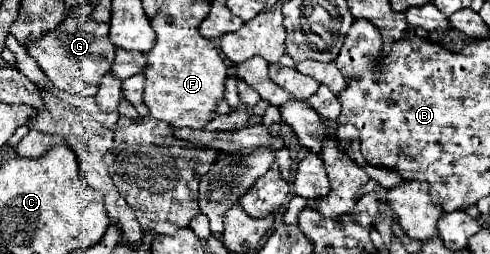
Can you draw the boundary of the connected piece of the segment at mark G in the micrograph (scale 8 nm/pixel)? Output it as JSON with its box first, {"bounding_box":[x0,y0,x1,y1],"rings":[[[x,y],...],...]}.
{"bounding_box":[24,17,116,97],"rings":[[[74,17],[64,19],[54,31],[48,31],[36,41],[28,41],[24,47],[28,55],[38,63],[44,75],[54,83],[56,89],[68,91],[72,95],[94,97],[100,85],[100,79],[106,75],[114,61],[116,47],[108,39],[108,23],[98,23],[92,17],[78,21]]]}

